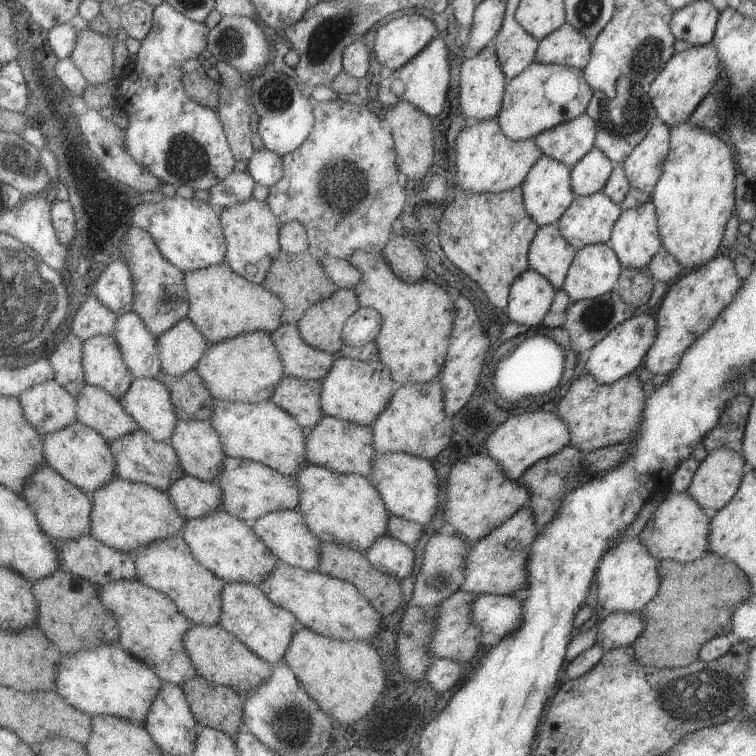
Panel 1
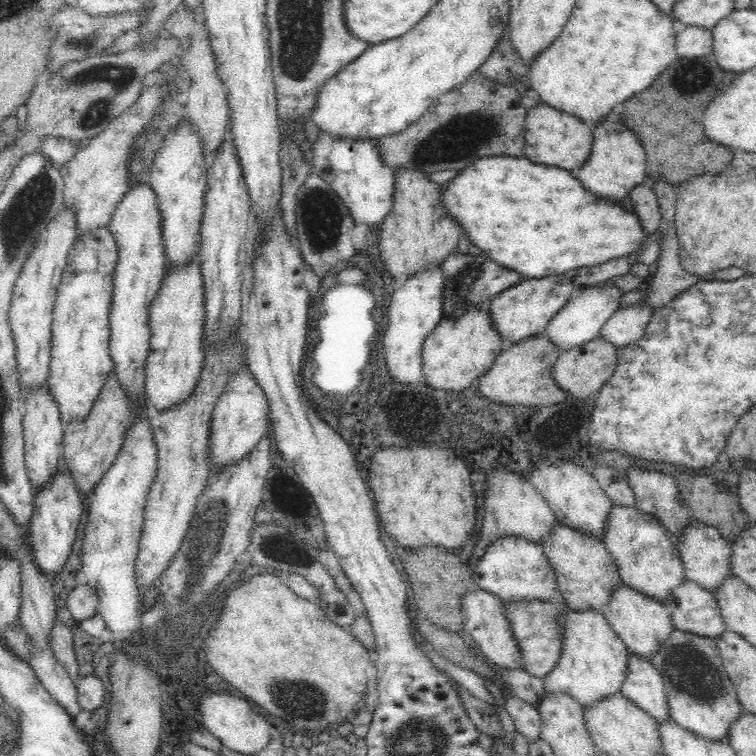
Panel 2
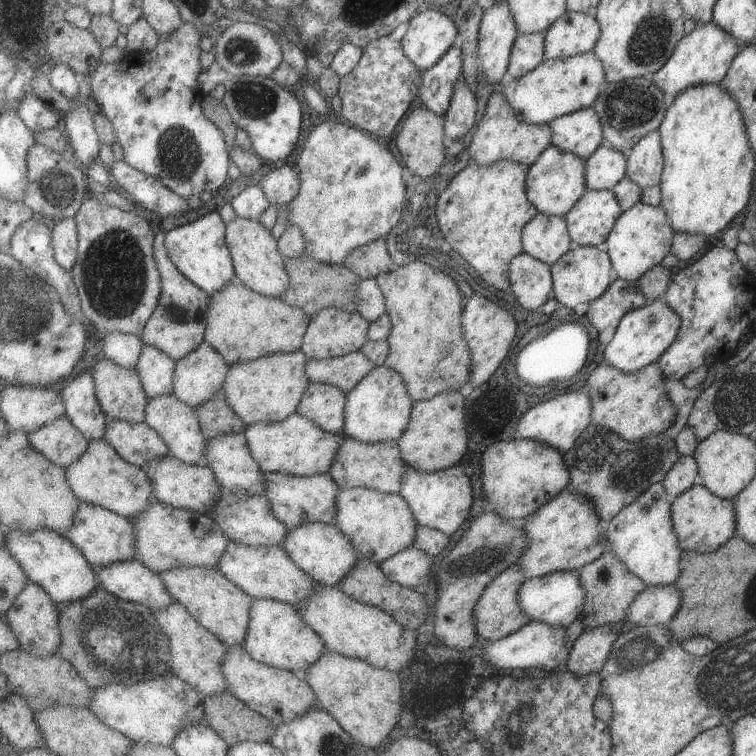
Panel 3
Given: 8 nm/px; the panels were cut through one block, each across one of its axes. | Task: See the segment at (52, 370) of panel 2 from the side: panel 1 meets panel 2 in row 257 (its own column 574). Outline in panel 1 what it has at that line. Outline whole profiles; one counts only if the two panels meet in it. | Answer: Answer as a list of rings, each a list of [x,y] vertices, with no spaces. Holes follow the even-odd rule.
[[[533,62],[505,83],[496,119],[508,139],[525,140],[585,113],[591,96],[593,90],[585,82],[581,69]]]

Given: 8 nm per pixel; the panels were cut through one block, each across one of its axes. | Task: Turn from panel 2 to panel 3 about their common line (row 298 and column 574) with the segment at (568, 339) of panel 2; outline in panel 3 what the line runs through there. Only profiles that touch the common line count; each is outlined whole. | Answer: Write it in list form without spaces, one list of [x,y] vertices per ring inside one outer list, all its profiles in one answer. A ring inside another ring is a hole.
[[[555,571],[542,577],[525,579],[518,590],[518,603],[530,616],[531,621],[550,624],[564,629],[580,618],[585,602],[585,589],[580,583],[577,571]]]

